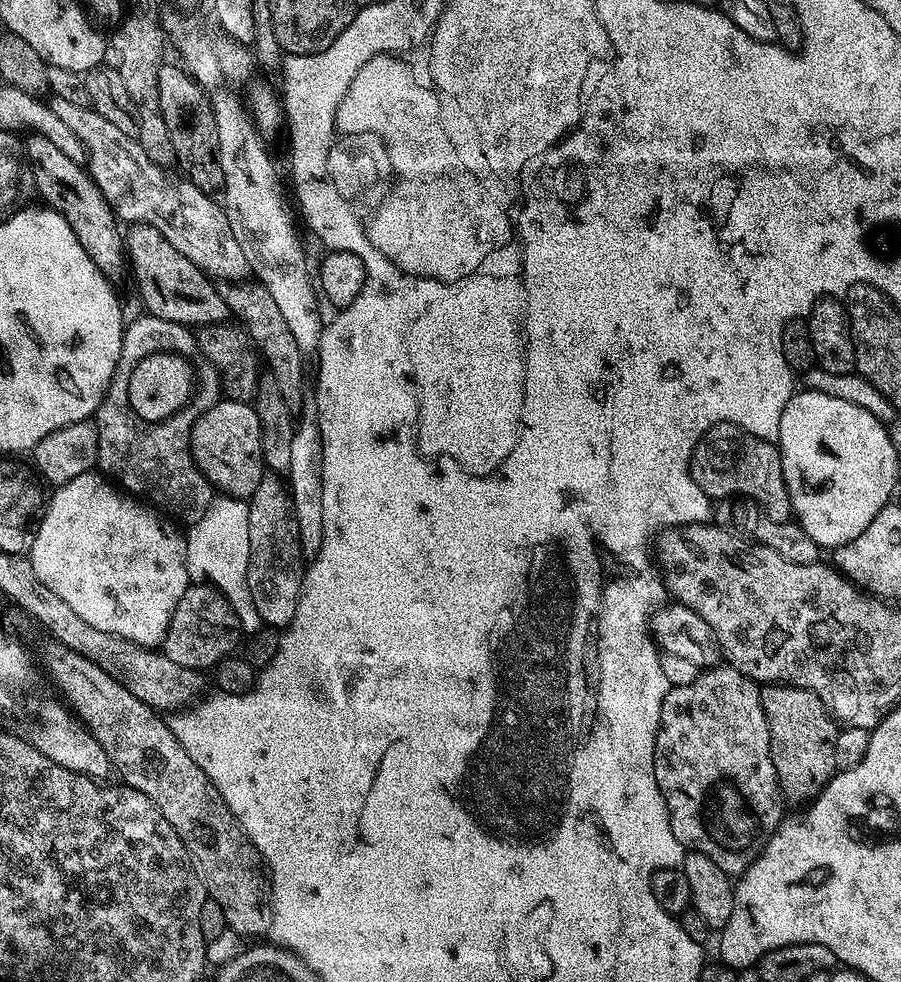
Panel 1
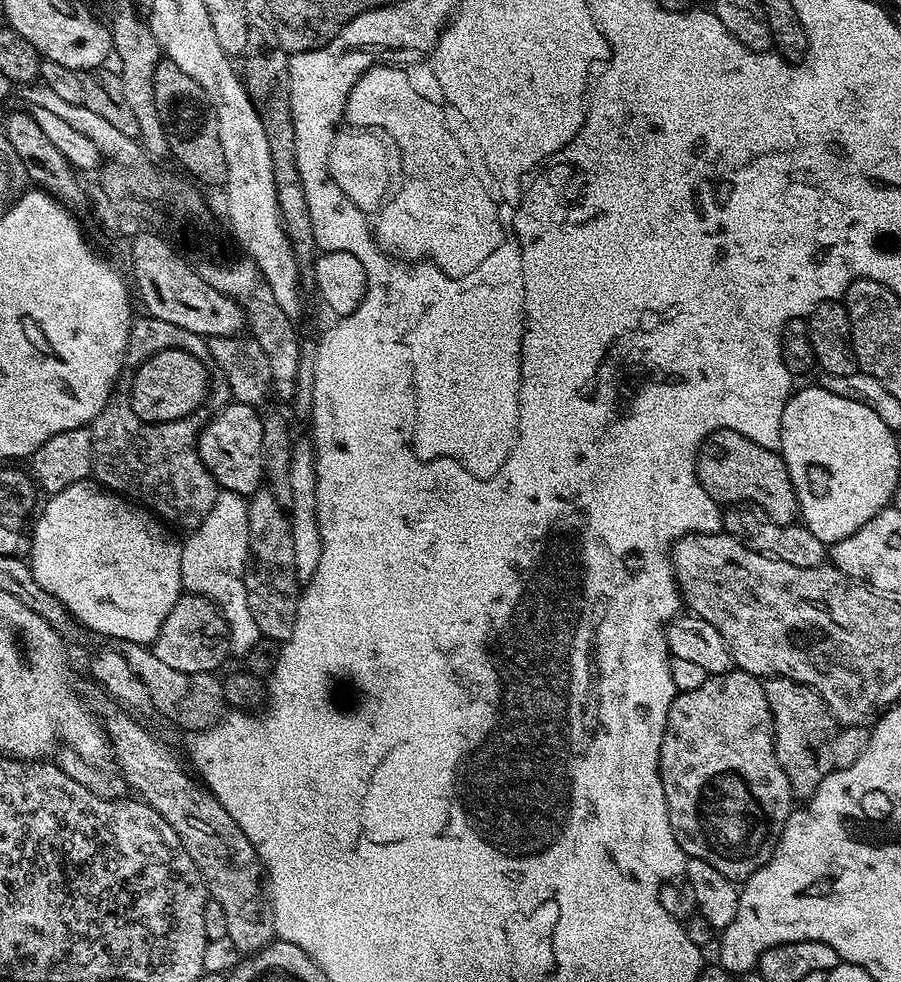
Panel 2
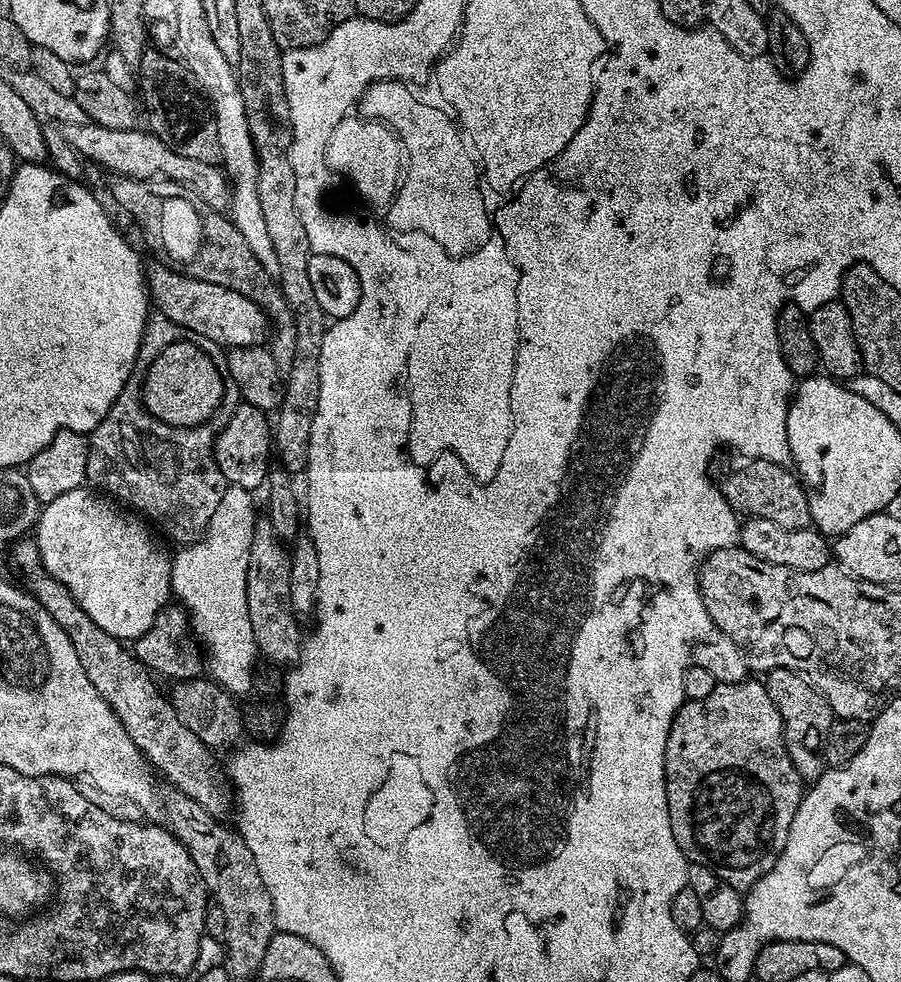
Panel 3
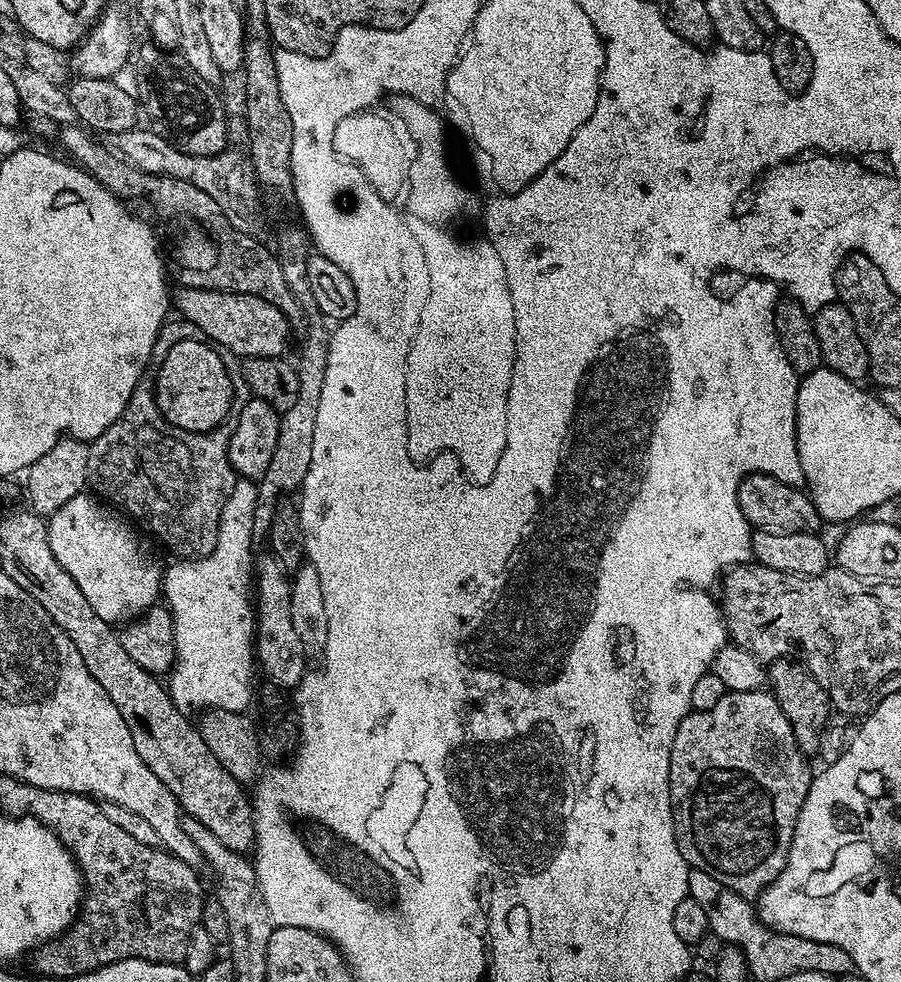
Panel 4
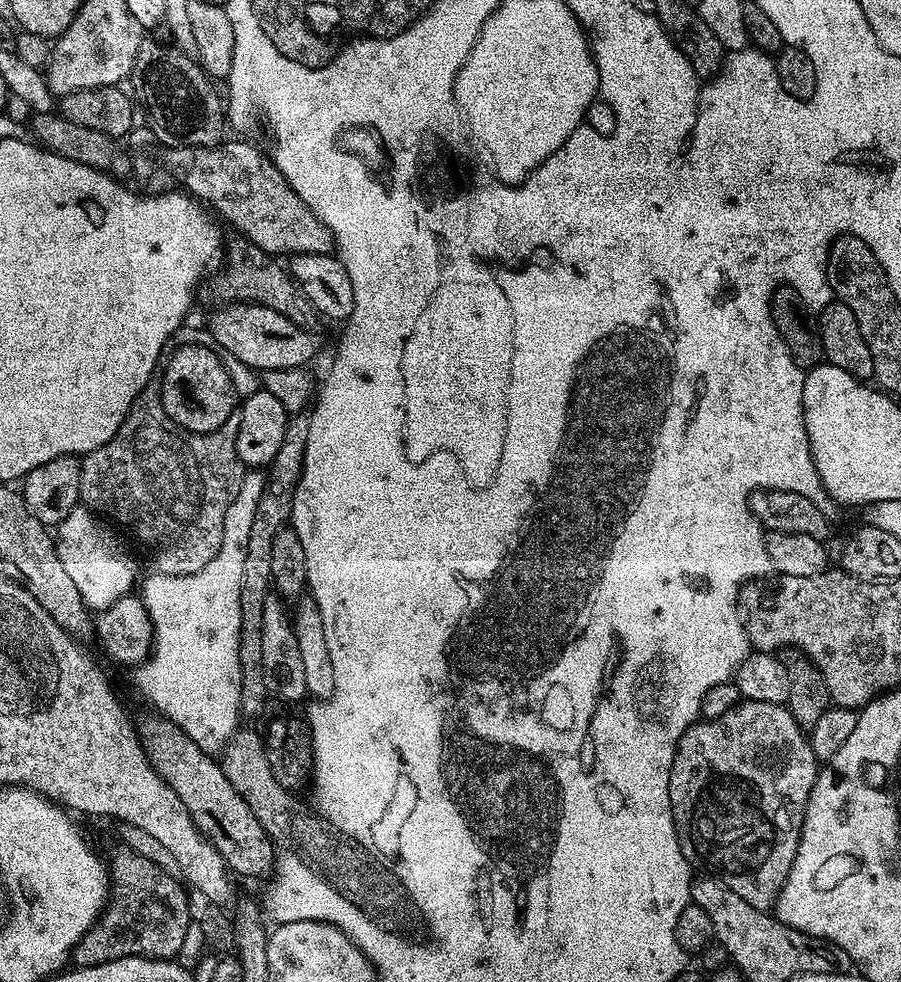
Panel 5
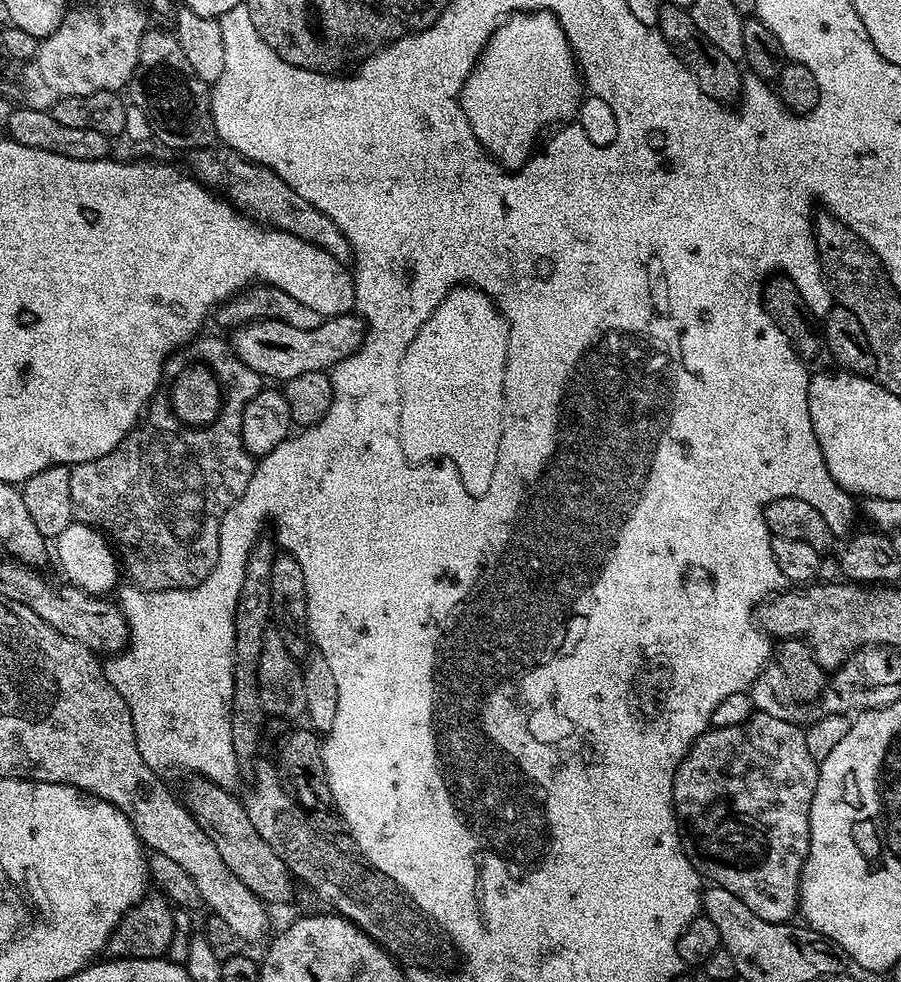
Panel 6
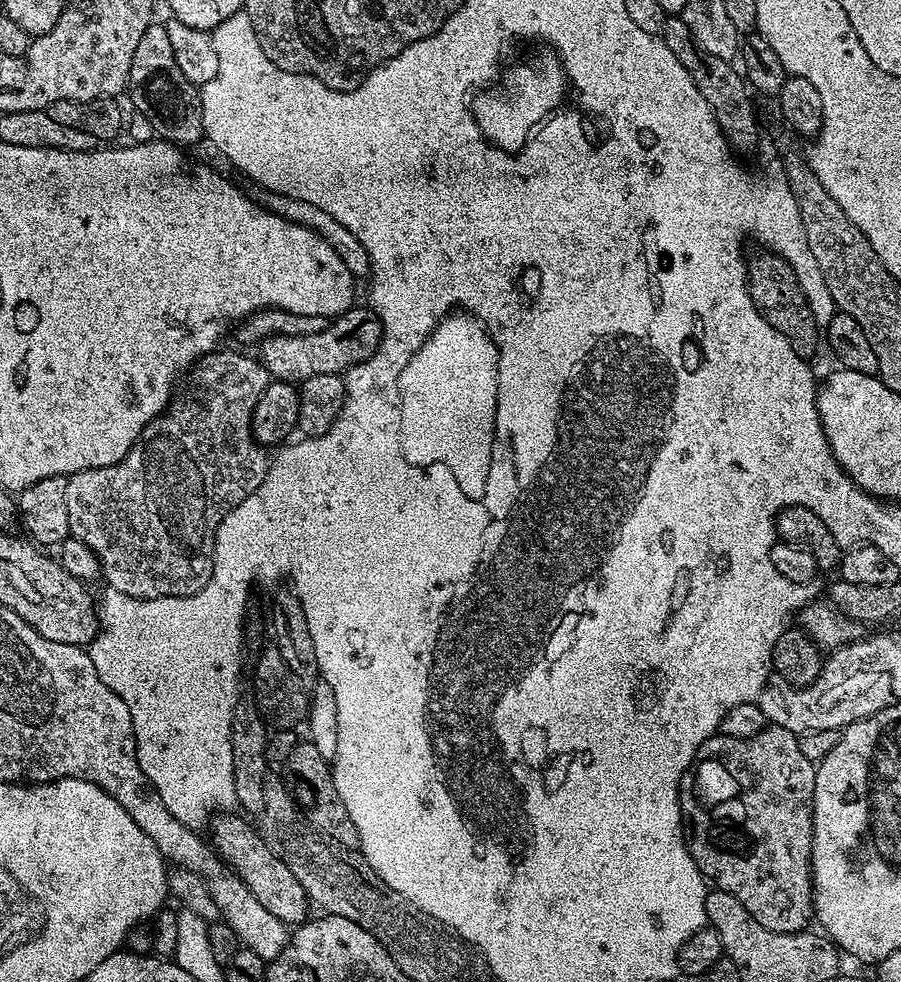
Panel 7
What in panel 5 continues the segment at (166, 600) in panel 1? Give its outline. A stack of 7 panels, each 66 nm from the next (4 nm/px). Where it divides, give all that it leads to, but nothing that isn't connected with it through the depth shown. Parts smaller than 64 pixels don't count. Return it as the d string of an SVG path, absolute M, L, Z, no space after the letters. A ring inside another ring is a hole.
M77 506L55 529L54 539L62 567L70 574L70 582L78 586L89 609L108 608L123 596L129 595L136 584L136 560L124 549L124 544L103 524L97 513Z

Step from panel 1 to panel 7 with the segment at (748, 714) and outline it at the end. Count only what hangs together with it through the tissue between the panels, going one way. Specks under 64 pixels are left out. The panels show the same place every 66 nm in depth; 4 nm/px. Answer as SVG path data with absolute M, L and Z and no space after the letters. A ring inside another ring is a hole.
M773 724L766 726L750 738L730 738L719 734L709 738L696 752L692 766L680 780L680 819L684 821L684 839L688 852L694 858L698 870L709 885L715 886L726 894L734 894L754 918L754 922L766 926L766 930L775 932L802 932L809 927L814 916L812 906L812 799L816 785L817 765L806 754L802 754L800 736Z

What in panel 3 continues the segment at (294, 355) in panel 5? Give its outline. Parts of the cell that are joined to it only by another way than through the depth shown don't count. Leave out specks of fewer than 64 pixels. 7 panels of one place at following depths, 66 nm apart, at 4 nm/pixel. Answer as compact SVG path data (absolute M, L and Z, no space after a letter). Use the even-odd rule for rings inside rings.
M161 263L153 268L149 267L146 272L148 295L161 317L184 327L188 334L201 341L209 340L212 344L221 344L221 349L224 350L255 348L269 339L268 316L257 304L250 302L246 294L238 294L238 290L230 290L214 282L186 277L167 263Z

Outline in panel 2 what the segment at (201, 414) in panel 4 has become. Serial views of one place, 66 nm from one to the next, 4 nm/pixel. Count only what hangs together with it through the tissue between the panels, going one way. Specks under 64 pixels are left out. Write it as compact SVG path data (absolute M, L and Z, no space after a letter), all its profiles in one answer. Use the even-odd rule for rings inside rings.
M183 347L164 349L148 357L133 371L132 386L128 389L131 409L142 421L163 424L193 415L206 398L208 374L205 366Z

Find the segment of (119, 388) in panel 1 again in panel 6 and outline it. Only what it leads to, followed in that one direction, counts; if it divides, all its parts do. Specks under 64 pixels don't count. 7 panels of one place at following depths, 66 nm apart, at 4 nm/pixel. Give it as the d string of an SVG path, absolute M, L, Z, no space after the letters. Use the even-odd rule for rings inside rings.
M216 364L215 376L218 380L228 380L228 372L224 368L232 368L232 393L226 396L223 401L223 408L220 416L217 417L208 427L189 427L175 416L169 397L164 394L157 394L152 397L147 405L146 411L141 416L134 428L128 431L122 438L122 442L110 454L106 454L97 460L91 460L85 464L77 464L72 468L70 474L70 498L72 499L72 511L75 519L81 524L88 524L91 528L97 528L104 533L105 537L114 545L118 553L119 563L122 565L123 575L129 576L131 583L135 587L144 589L145 593L165 592L166 590L178 590L179 588L196 588L208 577L210 570L214 570L214 562L218 558L218 546L220 545L220 523L226 514L242 498L246 486L250 486L252 471L256 469L257 461L248 453L246 446L242 442L242 414L244 407L248 404L244 401L244 396L248 392L260 393L257 388L248 388L248 380L240 380L240 372L236 372L236 364Z

